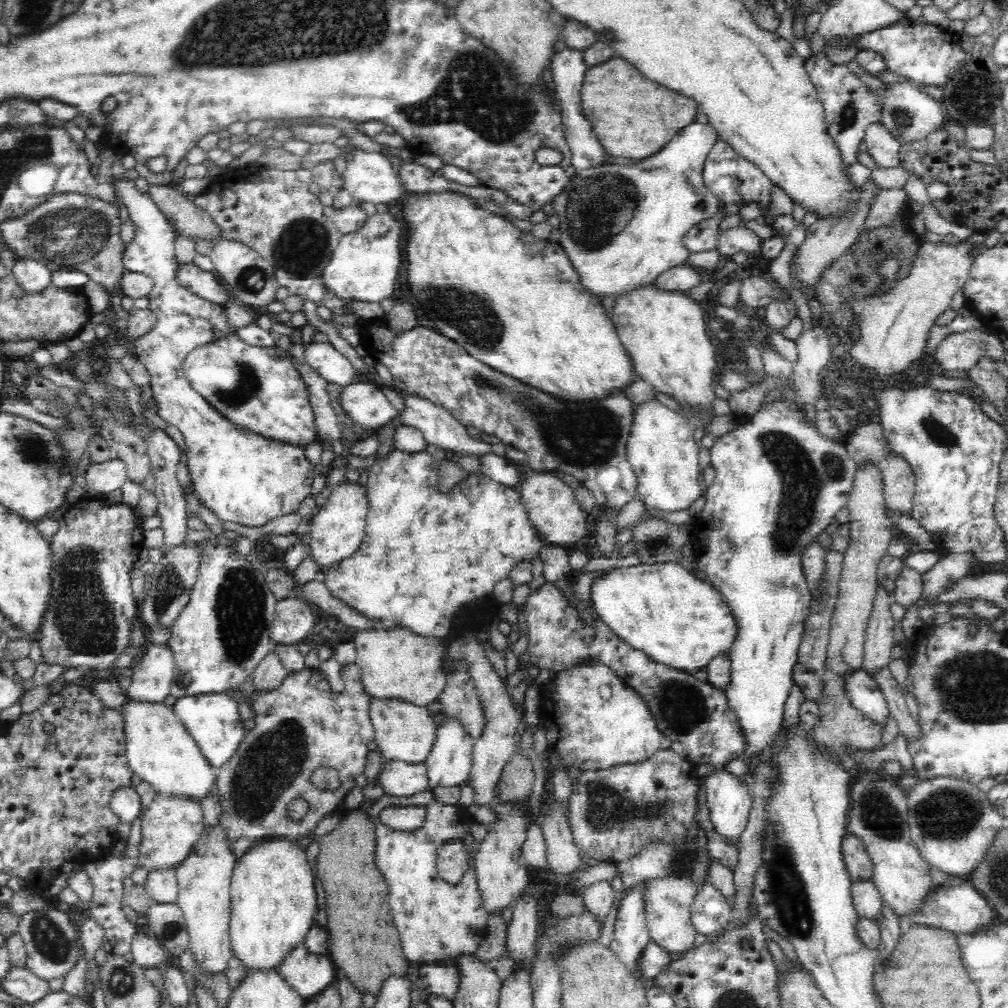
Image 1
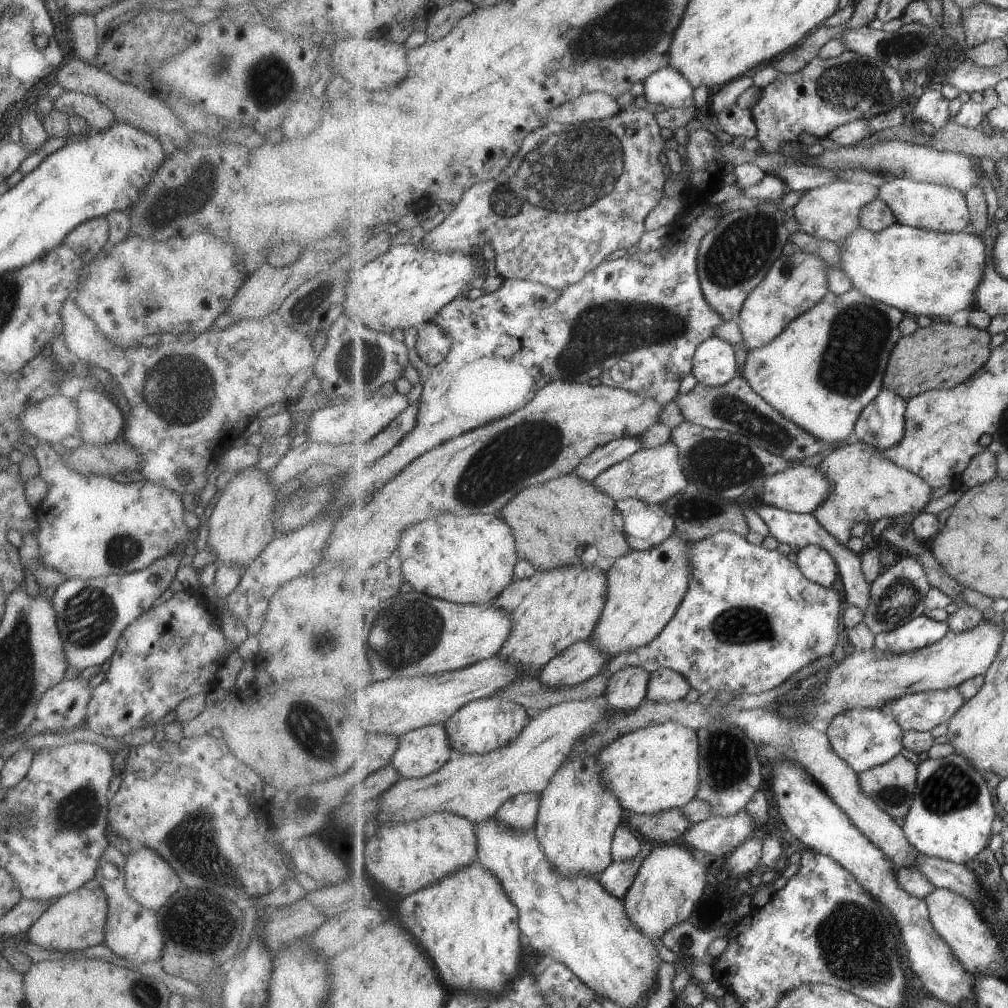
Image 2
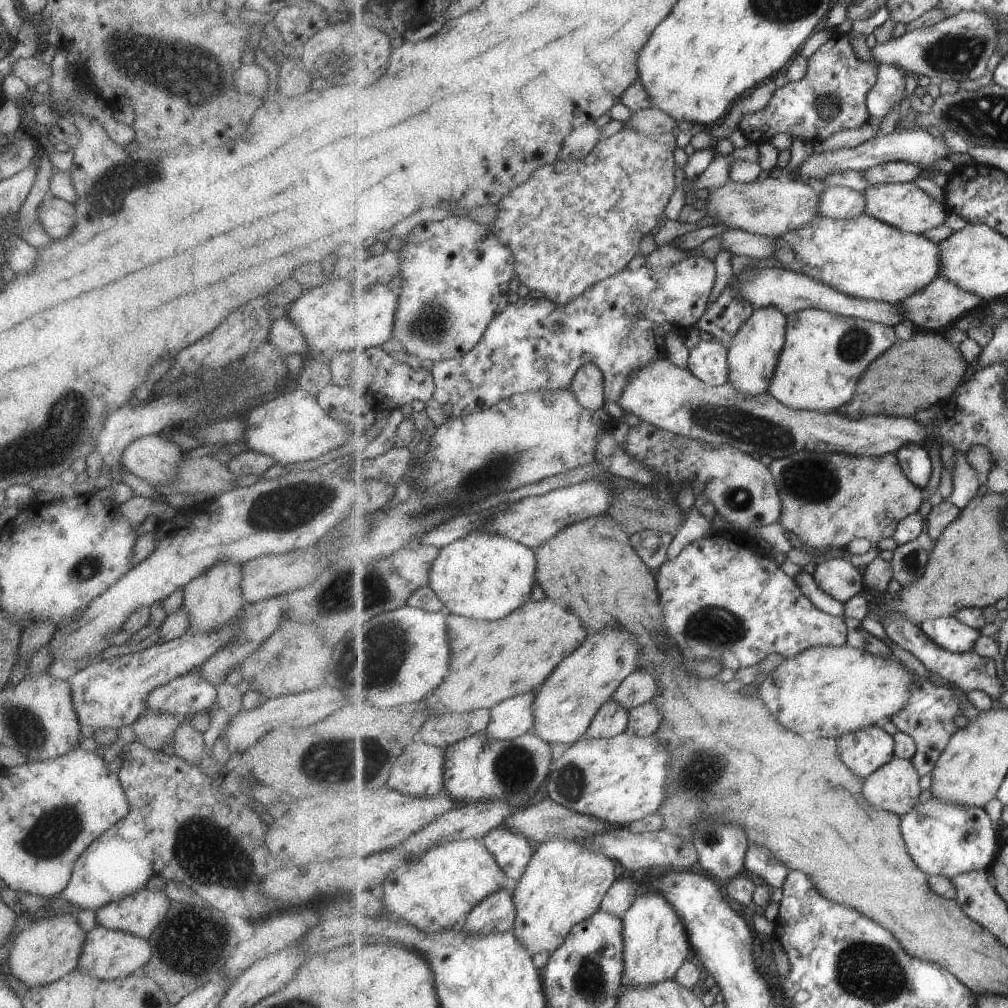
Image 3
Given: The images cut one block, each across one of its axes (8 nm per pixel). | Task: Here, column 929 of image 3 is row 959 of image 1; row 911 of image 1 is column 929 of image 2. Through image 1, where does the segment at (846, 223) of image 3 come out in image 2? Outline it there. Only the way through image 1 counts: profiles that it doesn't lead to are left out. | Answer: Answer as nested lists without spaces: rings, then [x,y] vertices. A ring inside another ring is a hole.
[[[895,223],[881,232],[857,228],[840,243],[840,268],[853,280],[853,286],[861,294],[873,300],[897,307],[912,317],[936,316],[946,321],[957,310],[971,311],[977,302],[977,288],[987,268],[987,244],[985,240],[967,232],[939,232]]]

